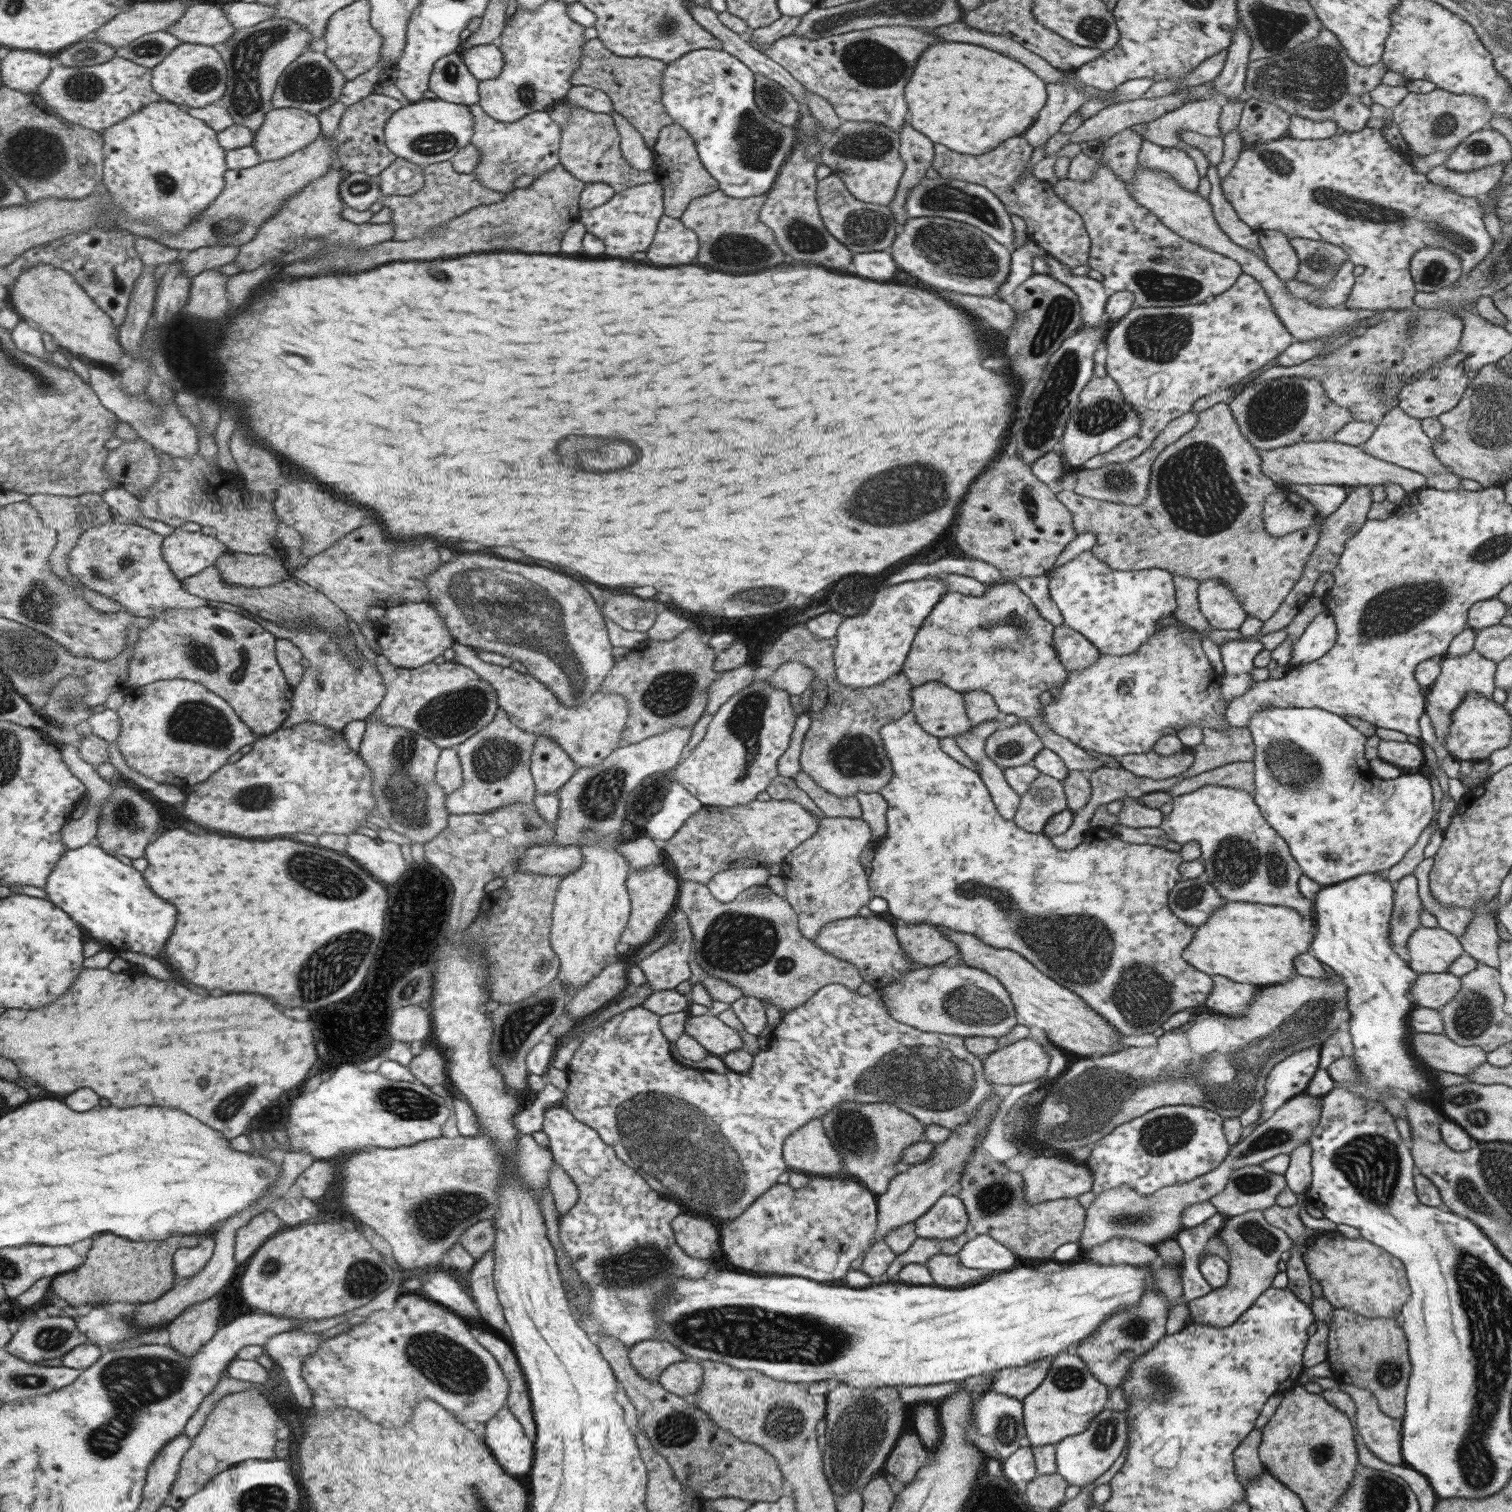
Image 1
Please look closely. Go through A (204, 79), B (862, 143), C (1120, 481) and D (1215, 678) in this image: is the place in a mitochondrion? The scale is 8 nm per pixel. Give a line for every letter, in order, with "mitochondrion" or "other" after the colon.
A: mitochondrion
B: mitochondrion
C: mitochondrion
D: other

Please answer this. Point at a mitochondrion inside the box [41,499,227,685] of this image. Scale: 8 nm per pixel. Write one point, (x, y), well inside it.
(127, 561)

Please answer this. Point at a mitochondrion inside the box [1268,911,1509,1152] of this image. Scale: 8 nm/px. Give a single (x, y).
(1476, 1014)

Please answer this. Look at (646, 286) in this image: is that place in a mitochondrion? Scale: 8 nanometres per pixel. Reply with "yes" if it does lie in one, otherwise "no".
no

